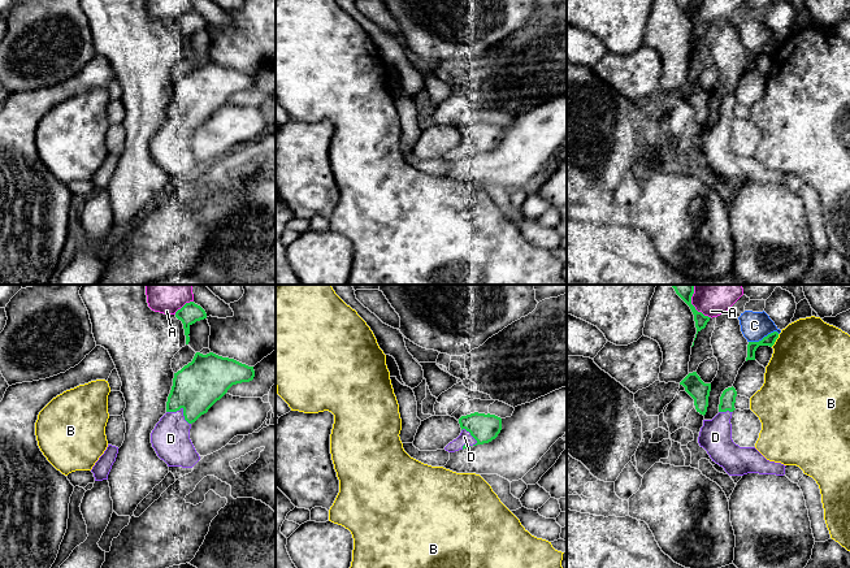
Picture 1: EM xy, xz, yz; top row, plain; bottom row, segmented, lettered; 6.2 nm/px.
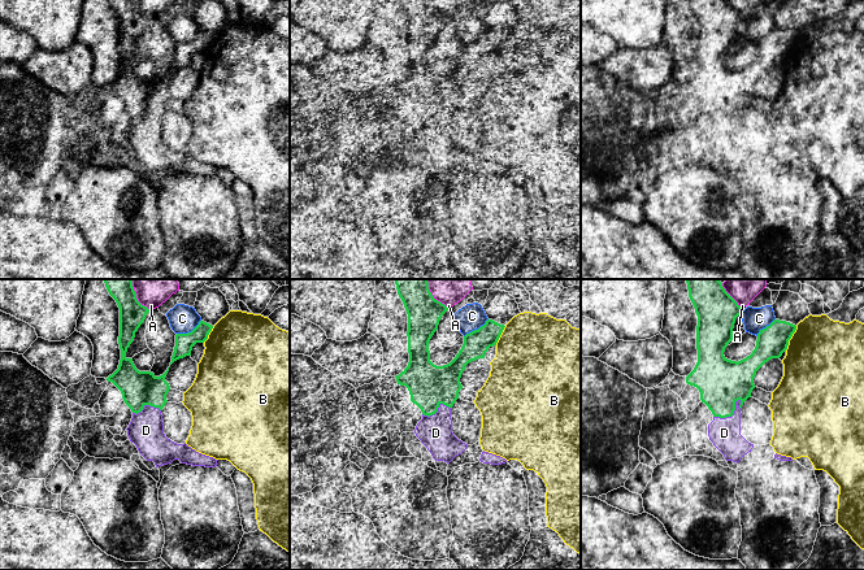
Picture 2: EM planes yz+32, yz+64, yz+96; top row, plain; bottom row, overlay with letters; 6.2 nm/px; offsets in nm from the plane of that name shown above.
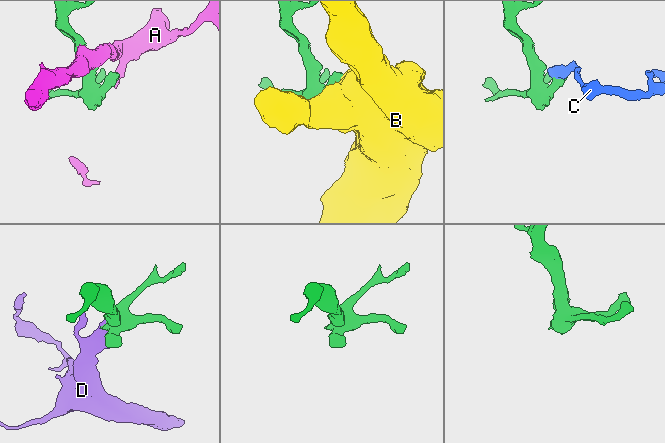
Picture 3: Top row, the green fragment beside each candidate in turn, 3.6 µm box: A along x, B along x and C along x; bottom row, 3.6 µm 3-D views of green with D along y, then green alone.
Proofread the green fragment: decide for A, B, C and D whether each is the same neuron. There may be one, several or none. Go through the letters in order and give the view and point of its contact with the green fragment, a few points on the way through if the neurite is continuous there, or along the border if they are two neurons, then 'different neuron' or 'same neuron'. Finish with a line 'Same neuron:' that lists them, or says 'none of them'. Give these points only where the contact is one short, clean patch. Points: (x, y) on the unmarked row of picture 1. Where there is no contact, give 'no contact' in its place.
A: contact yz (694, 17); different neuron
B: contact yz (775, 50); different neuron
C: contact yz (764, 46); different neuron
D: contact xy (183, 118); same neuron
Same neuron: D

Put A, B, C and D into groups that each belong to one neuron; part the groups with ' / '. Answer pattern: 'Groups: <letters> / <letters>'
Groups: A / B / C / D

